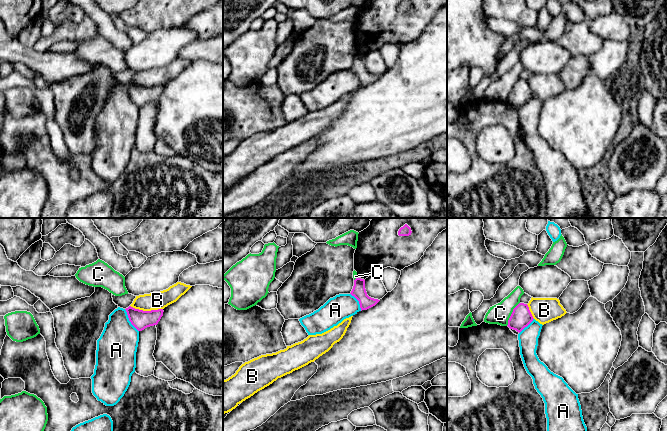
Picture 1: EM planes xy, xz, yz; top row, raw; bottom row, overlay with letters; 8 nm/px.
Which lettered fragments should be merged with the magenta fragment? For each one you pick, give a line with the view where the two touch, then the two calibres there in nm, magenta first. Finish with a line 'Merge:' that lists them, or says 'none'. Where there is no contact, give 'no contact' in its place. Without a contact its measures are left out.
Merge: none

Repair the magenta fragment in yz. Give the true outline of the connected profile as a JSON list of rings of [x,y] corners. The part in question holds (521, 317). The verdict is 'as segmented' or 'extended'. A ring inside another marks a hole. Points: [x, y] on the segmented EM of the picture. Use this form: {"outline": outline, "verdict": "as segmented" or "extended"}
{"outline": [[[519,303],[514,309],[508,320],[508,327],[510,329],[521,332],[525,327],[527,327],[532,321],[533,316],[529,310],[527,304]]], "verdict": "as segmented"}

